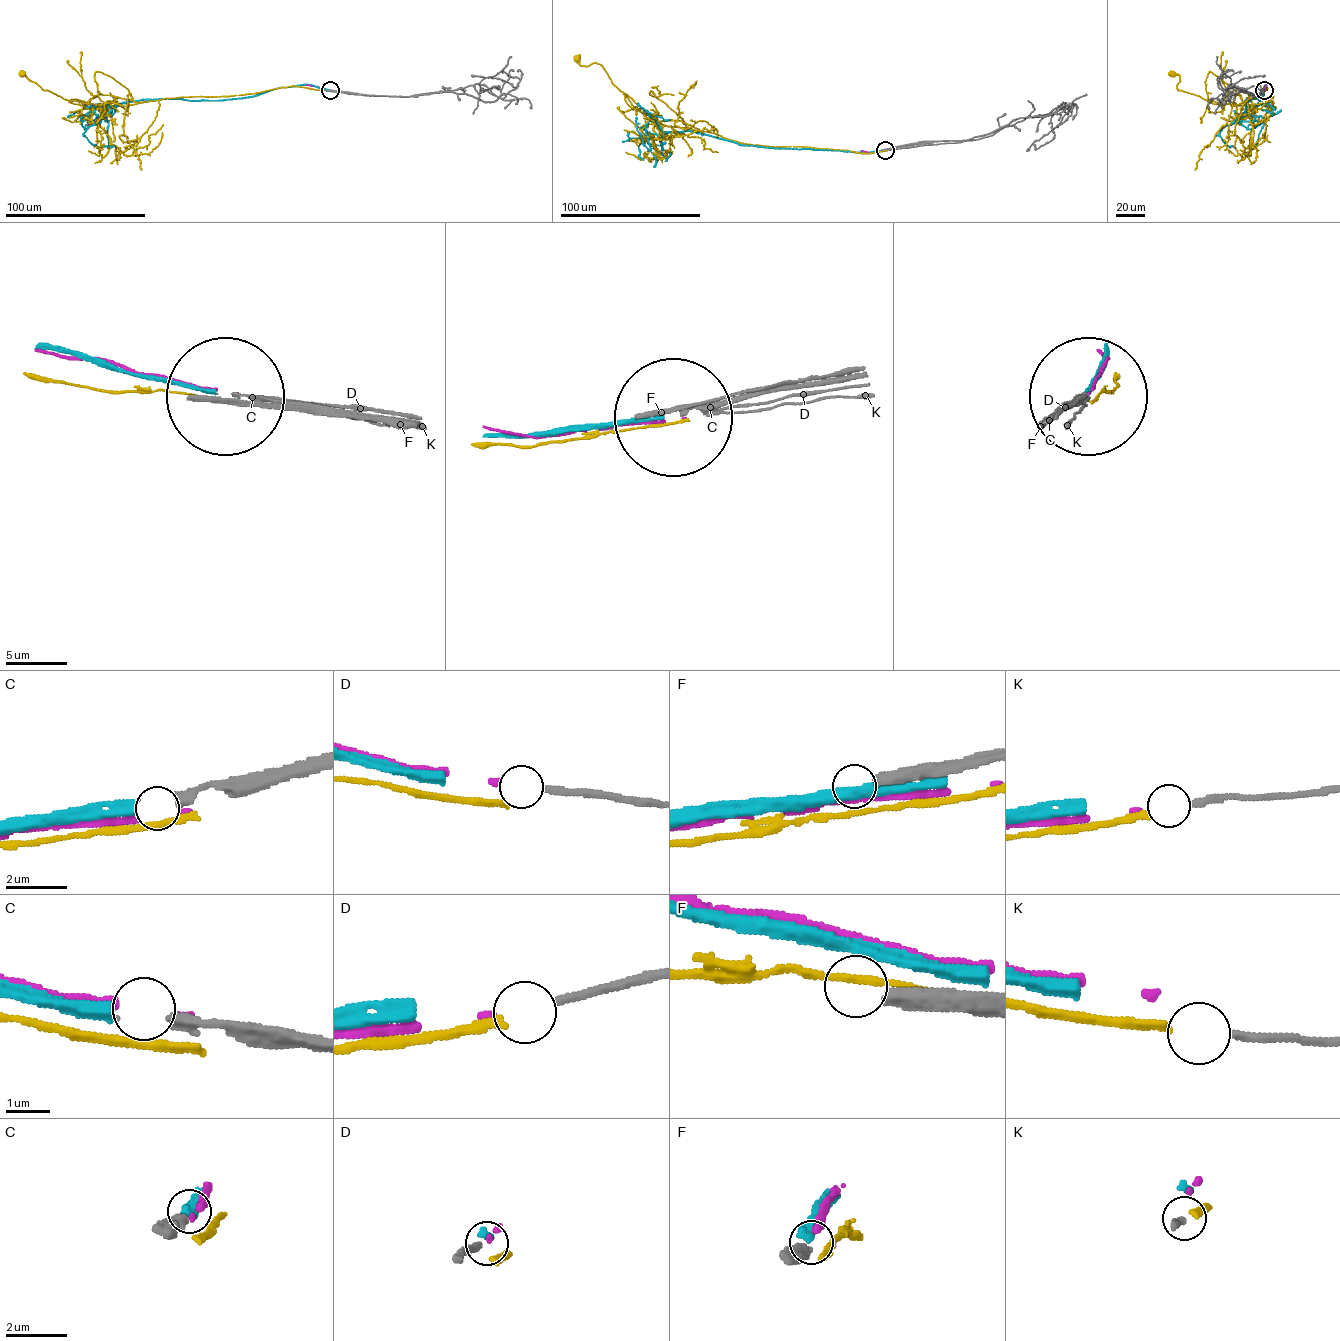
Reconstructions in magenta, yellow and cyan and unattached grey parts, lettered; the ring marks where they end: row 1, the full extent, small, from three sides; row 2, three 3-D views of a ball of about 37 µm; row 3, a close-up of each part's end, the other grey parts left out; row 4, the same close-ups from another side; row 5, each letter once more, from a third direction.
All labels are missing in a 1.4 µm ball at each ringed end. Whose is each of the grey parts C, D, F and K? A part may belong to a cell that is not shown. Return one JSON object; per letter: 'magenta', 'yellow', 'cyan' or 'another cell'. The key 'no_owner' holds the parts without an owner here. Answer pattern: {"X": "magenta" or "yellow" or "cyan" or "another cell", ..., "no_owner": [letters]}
{"C": "cyan", "D": "magenta", "F": "another cell", "K": "yellow", "no_owner": ["F"]}

